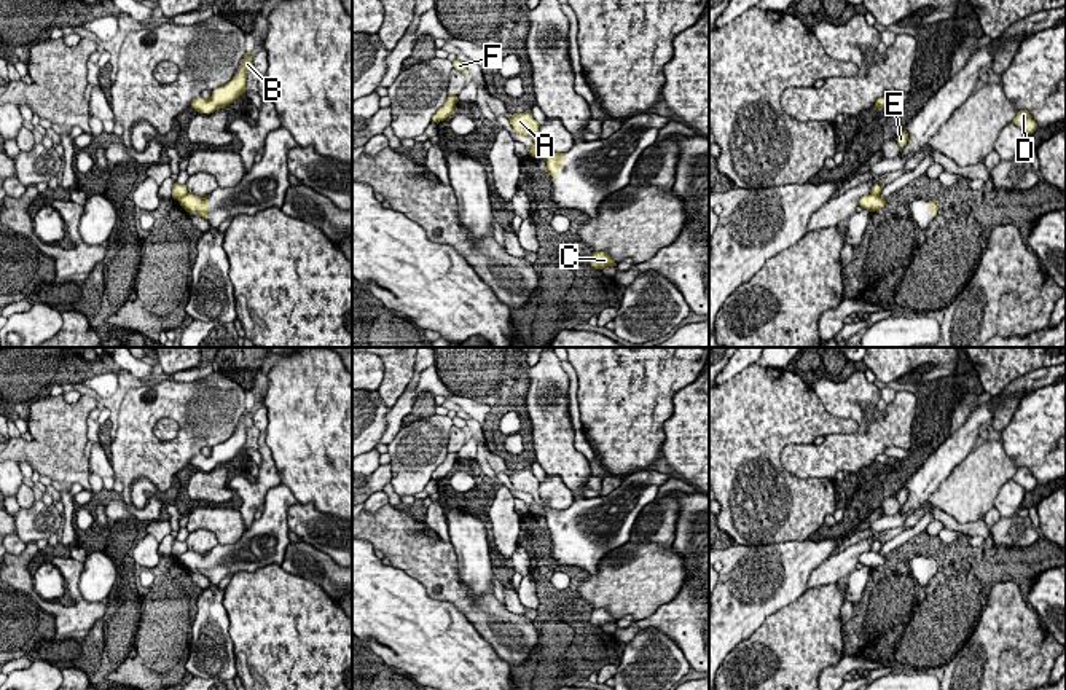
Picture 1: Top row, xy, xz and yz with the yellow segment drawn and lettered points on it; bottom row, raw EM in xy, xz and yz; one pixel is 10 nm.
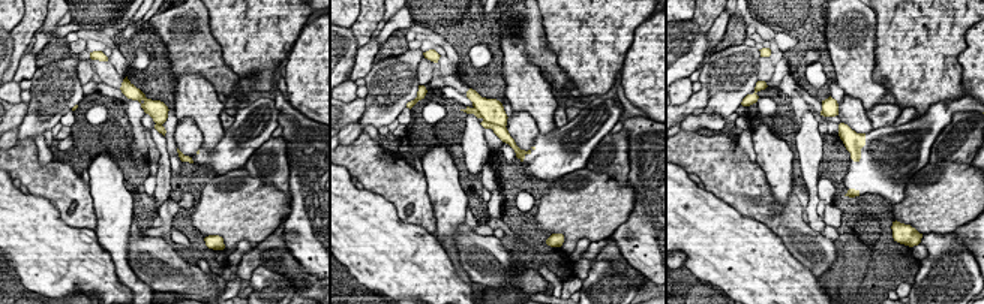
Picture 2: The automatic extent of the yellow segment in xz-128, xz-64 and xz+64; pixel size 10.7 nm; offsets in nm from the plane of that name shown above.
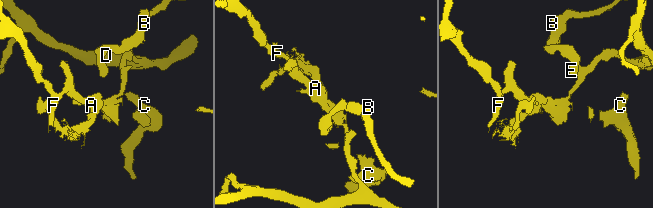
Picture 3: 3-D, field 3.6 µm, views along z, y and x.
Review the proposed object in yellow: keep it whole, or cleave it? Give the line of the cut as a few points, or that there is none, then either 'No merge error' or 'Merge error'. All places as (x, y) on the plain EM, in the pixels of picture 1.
Split along xz (534, 501), (542, 509), (544, 517). Merge error

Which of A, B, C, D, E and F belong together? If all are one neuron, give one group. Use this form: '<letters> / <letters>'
A B C E F / D

